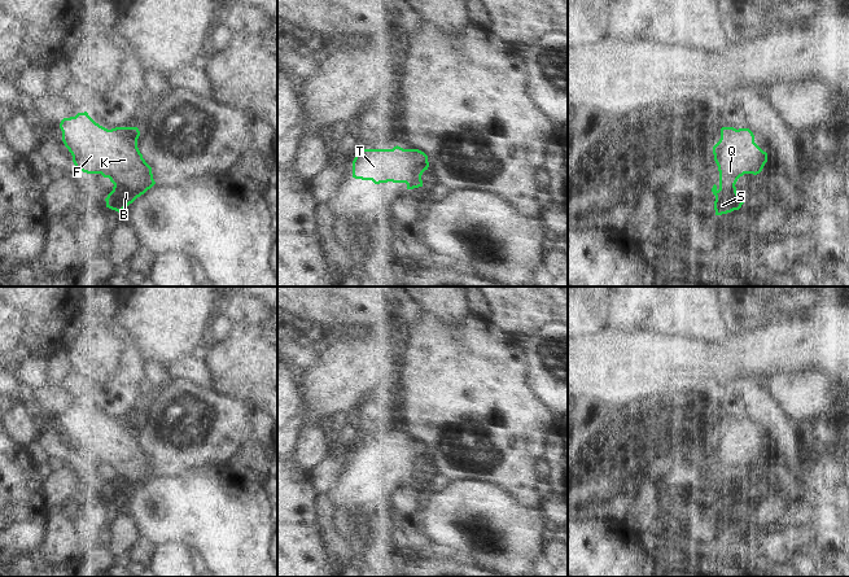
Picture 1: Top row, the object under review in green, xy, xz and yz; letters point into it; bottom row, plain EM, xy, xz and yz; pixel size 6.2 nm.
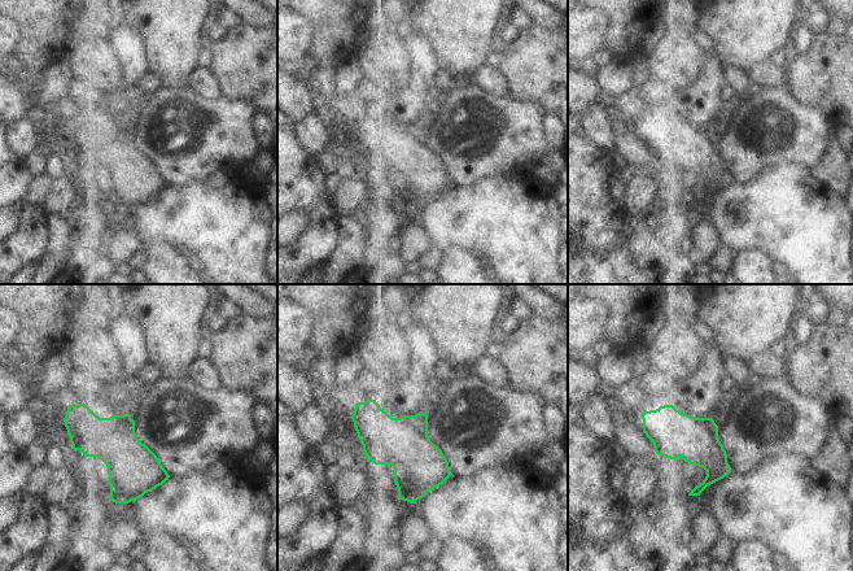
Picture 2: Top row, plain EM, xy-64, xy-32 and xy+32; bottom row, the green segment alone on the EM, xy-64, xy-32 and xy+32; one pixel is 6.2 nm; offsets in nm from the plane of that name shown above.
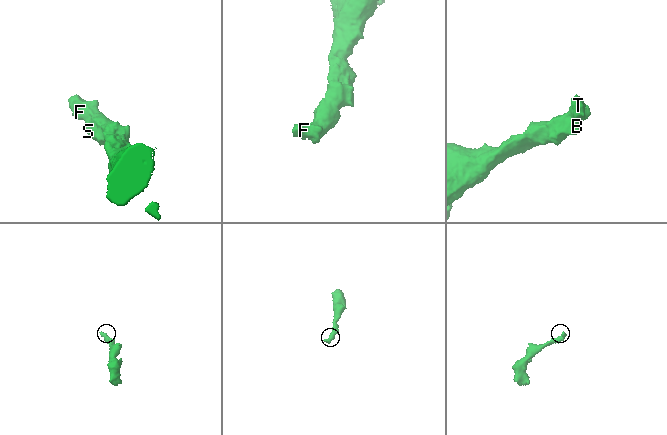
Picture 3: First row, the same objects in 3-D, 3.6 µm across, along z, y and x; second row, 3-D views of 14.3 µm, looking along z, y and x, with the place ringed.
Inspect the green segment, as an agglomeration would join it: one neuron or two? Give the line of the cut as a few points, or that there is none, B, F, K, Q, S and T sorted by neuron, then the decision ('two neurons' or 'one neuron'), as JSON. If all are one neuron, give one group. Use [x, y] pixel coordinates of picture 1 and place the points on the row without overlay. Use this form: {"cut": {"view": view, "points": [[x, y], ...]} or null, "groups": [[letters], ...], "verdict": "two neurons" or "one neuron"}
{"cut": null, "groups": [["B", "F", "K", "Q", "S", "T"]], "verdict": "one neuron"}

